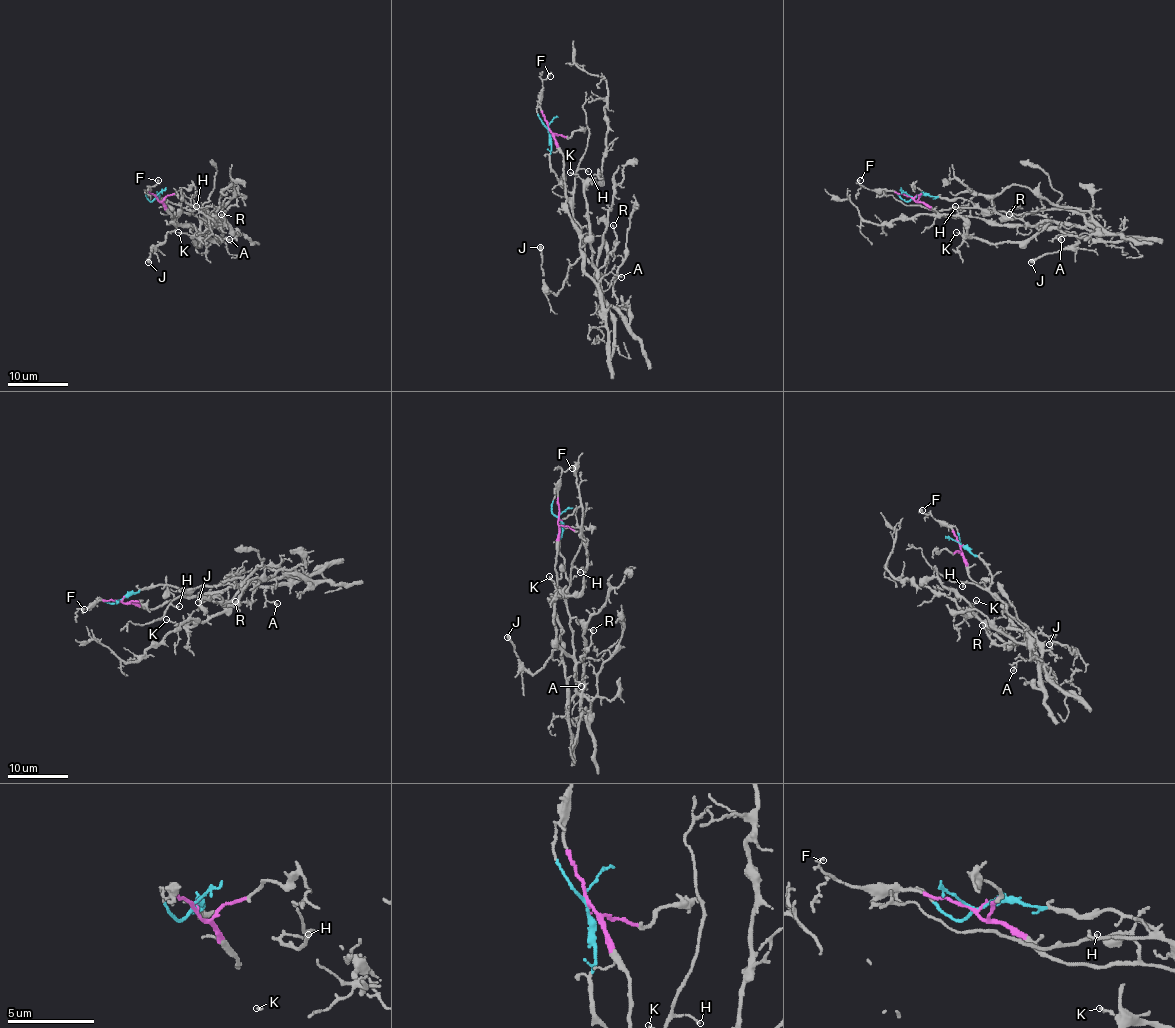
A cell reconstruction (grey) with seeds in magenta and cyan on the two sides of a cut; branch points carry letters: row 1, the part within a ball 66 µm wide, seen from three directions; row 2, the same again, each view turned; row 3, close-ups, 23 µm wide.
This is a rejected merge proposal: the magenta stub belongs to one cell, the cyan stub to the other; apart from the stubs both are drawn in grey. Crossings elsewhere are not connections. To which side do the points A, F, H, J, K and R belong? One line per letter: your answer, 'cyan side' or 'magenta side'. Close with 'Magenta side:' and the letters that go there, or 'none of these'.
A: magenta side
F: magenta side
H: cyan side
J: magenta side
K: cyan side
R: cyan side
Magenta side: A, F, J

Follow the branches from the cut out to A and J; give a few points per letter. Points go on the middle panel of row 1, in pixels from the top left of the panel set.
A: (549, 131), (563, 156), (566, 208), (579, 239), (582, 267), (597, 283), (610, 272), (622, 277)
J: (549, 131), (563, 156), (566, 208), (579, 239), (581, 255), (555, 293), (543, 280), (540, 246)

